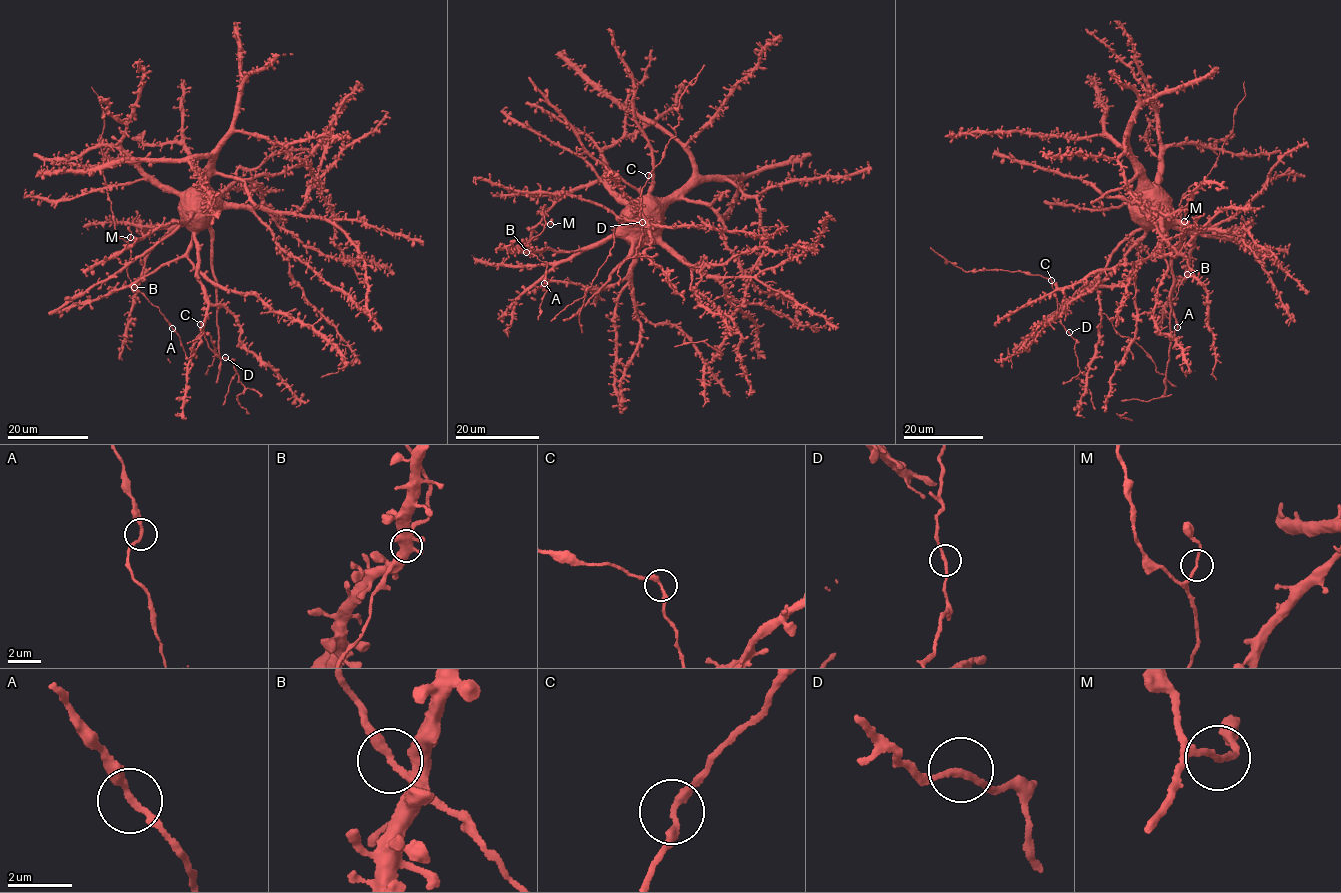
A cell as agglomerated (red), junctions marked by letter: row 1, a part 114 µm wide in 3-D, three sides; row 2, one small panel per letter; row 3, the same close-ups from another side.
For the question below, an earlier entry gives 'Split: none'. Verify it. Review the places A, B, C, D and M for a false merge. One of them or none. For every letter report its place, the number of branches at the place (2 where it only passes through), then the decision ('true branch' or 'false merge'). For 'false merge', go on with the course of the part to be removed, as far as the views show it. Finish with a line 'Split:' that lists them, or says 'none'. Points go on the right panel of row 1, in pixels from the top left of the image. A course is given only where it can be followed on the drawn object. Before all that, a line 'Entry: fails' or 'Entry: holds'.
Entry: holds
A: (1177, 327) | 2 | true branch
B: (1187, 274) | 2 | true branch
C: (1051, 280) | 2 | true branch
D: (1069, 332) | 2 | true branch
M: (1184, 221) | 2 | true branch
Split: none

